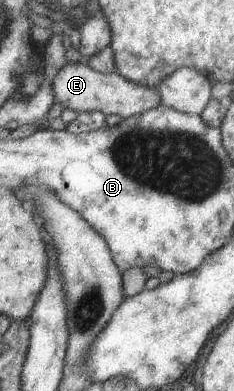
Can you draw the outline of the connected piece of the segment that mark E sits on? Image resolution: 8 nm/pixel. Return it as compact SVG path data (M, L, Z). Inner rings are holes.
M89 59L75 63L67 62L50 81L55 91L55 99L63 107L81 112L102 111L105 115L118 115L121 119L143 115L162 105L160 91L154 87L139 85L117 73L104 74L89 65Z

